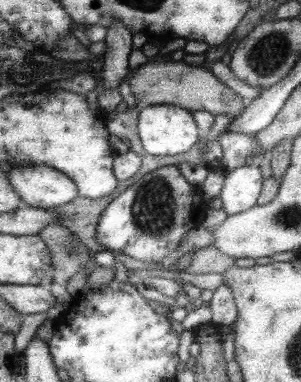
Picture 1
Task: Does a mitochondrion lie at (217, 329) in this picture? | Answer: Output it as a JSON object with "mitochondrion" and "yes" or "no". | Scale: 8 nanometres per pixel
{"mitochondrion":"no"}

